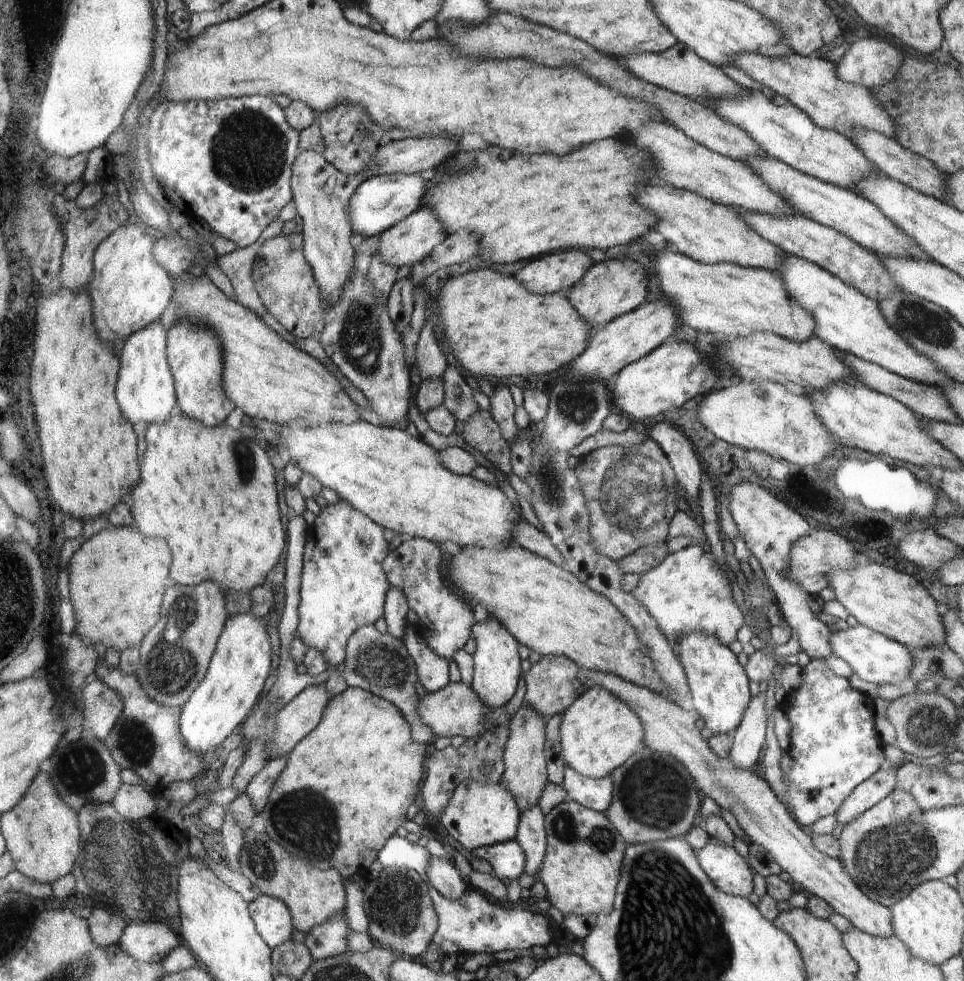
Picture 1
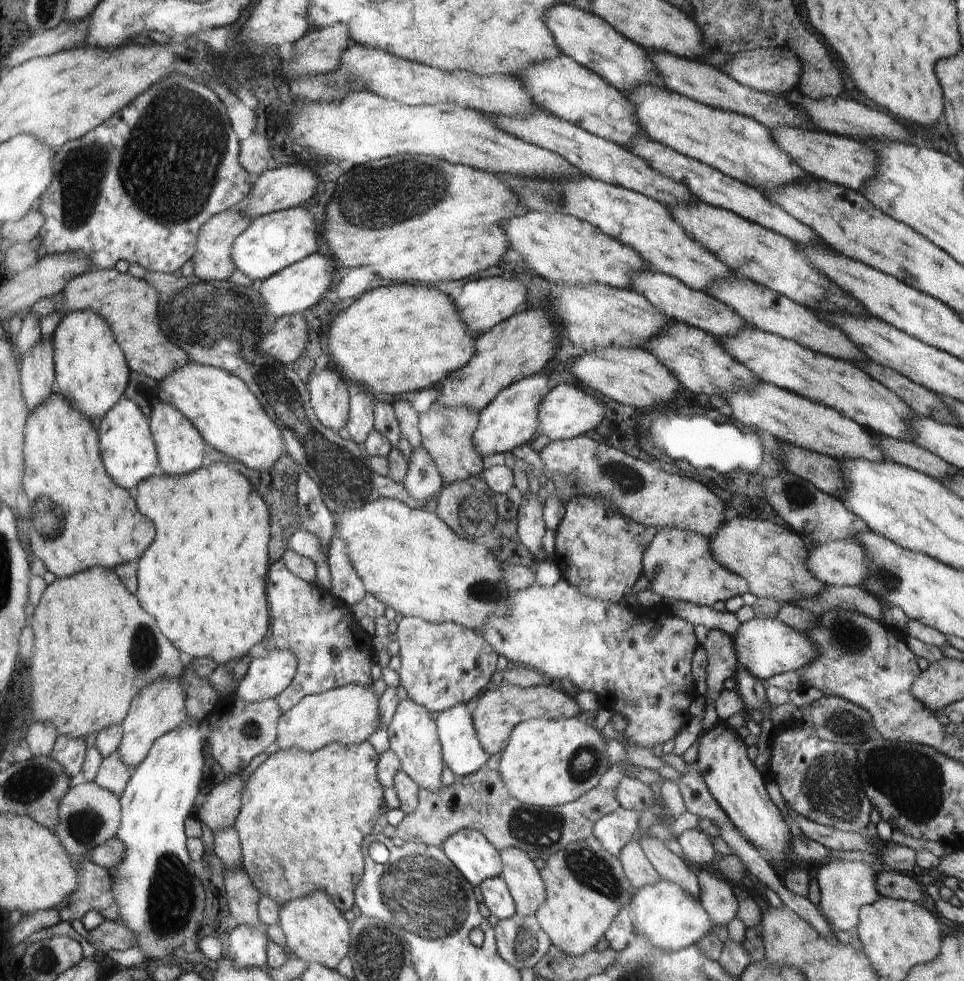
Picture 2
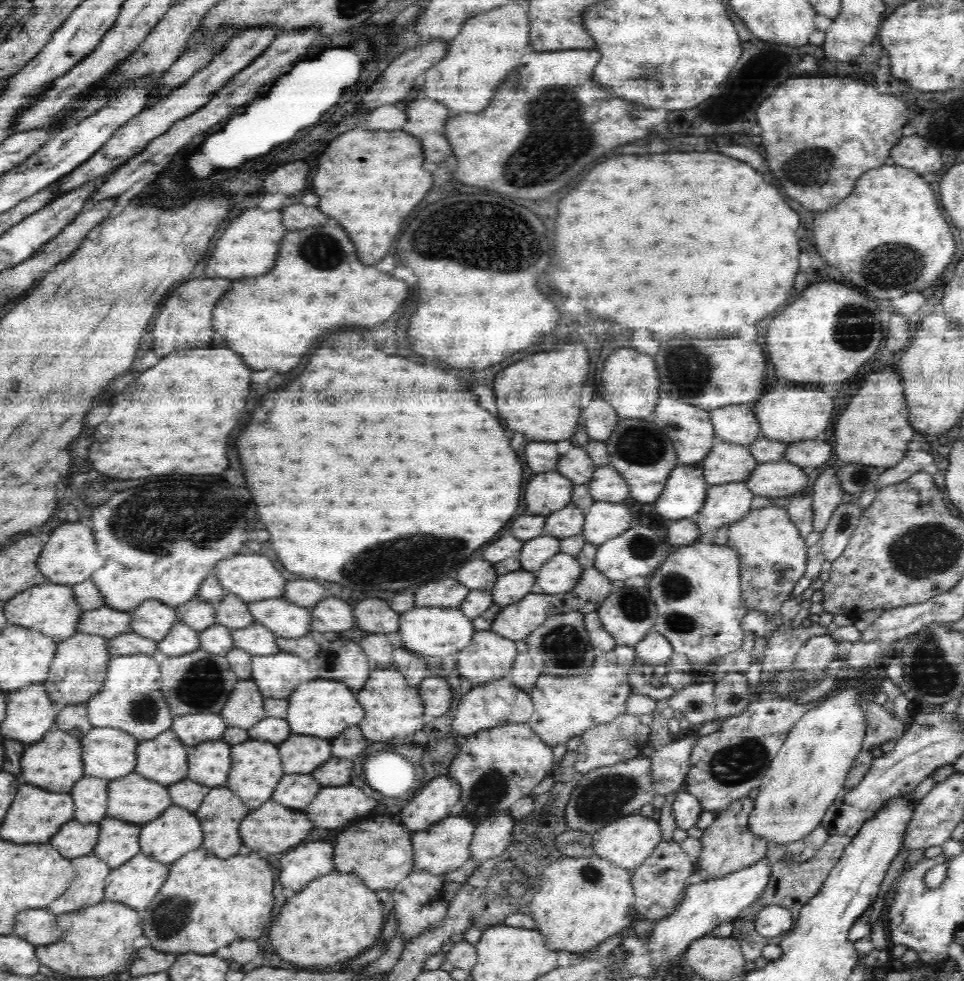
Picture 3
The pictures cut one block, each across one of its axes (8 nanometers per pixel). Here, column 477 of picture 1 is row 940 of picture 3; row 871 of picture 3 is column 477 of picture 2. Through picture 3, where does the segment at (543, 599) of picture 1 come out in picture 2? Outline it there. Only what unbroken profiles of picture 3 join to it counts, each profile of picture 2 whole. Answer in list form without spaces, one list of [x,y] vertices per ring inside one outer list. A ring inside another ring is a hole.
[[[379,498],[362,508],[334,510],[336,536],[346,542],[348,558],[360,576],[369,600],[382,602],[399,617],[420,617],[434,624],[453,622],[477,633],[486,628],[494,616],[510,616],[516,590],[510,590],[506,584],[503,563],[484,544],[459,537],[436,512],[412,508],[390,498]]]

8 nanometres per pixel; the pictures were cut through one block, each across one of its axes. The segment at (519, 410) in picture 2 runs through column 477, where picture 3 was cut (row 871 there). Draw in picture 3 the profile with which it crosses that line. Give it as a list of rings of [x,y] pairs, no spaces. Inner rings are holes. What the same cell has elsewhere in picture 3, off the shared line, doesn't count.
[[[466,814],[464,816],[447,816],[437,823],[412,836],[415,866],[413,869],[426,870],[432,875],[446,874],[456,870],[471,858],[471,842],[477,823]]]

